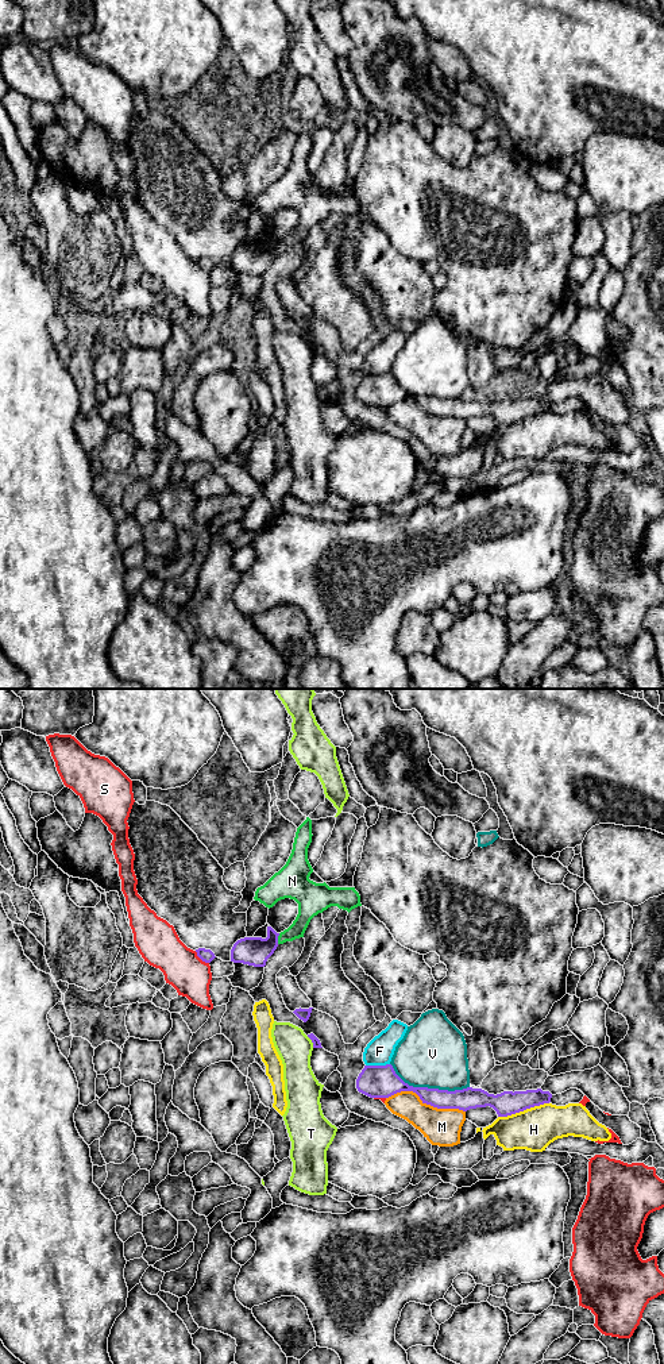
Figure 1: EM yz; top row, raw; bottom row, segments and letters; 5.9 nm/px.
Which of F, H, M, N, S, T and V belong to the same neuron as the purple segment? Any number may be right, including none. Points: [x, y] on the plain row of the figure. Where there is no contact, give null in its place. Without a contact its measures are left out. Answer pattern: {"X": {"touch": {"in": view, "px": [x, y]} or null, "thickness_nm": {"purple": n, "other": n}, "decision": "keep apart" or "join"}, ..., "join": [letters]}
{"F": {"touch": {"in": "yz", "px": [377, 374]}, "thickness_nm": {"purple": 190, "other": 160}, "decision": "keep apart"}, "H": {"touch": {"in": "yz", "px": [522, 419]}, "thickness_nm": {"purple": 140, "other": 260}, "decision": "keep apart"}, "M": {"touch": {"in": "yz", "px": [425, 411]}, "thickness_nm": {"purple": 140, "other": 220}, "decision": "keep apart"}, "N": {"touch": {"in": "yz", "px": [277, 247]}, "thickness_nm": {"purple": 180, "other": 110}, "decision": "keep apart"}, "S": {"touch": {"in": "yz", "px": [201, 268]}, "thickness_nm": {"purple": 80, "other": 240}, "decision": "keep apart"}, "T": {"touch": {"in": "yz", "px": [312, 350]}, "thickness_nm": {"purple": 50, "other": 200}, "decision": "keep apart"}, "V": {"touch": {"in": "yz", "px": [427, 396]}, "thickness_nm": {"purple": 160, "other": 400}, "decision": "keep apart"}, "join": []}

